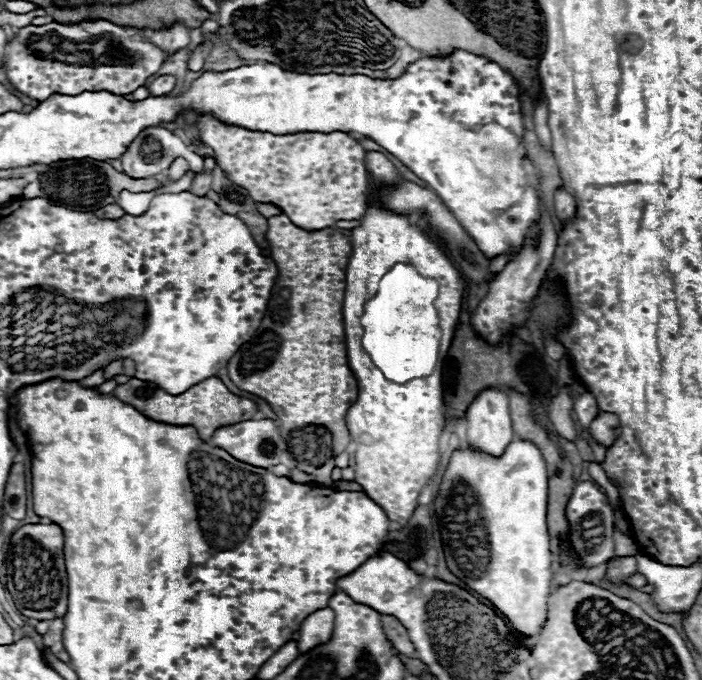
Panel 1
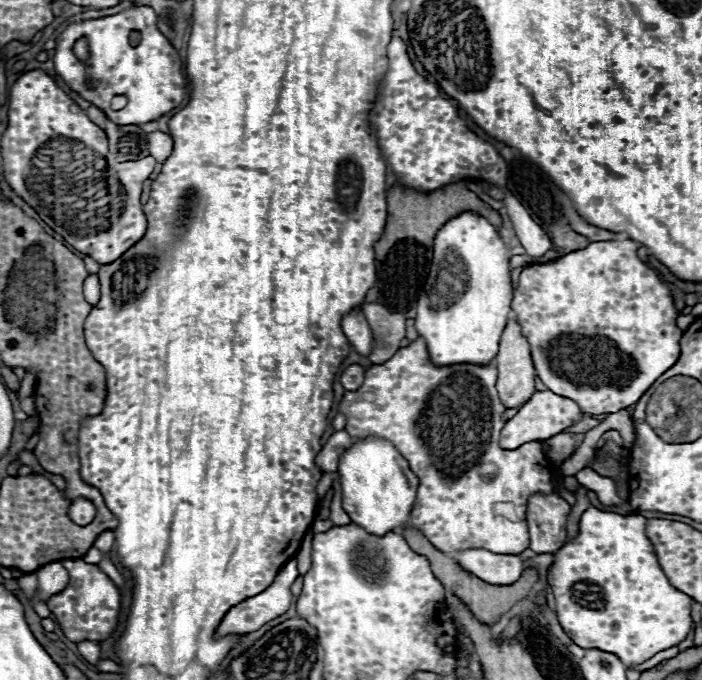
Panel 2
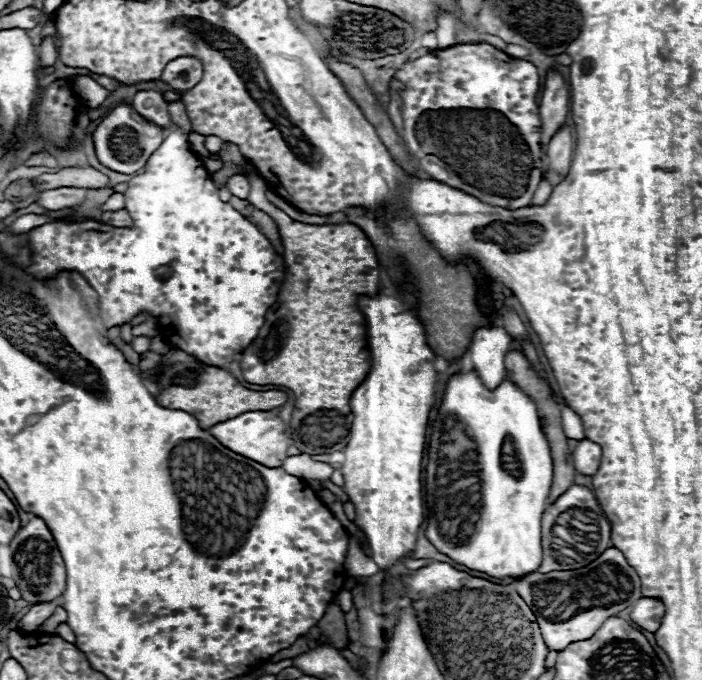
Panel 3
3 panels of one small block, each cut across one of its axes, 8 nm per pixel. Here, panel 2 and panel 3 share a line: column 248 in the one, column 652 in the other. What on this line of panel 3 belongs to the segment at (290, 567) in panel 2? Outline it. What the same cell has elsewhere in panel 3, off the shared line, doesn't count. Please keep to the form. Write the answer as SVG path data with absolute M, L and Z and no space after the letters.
M640 598L634 602L632 608L632 622L636 622L640 628L648 630L648 632L656 632L660 628L660 622L664 618L664 604L658 598Z

